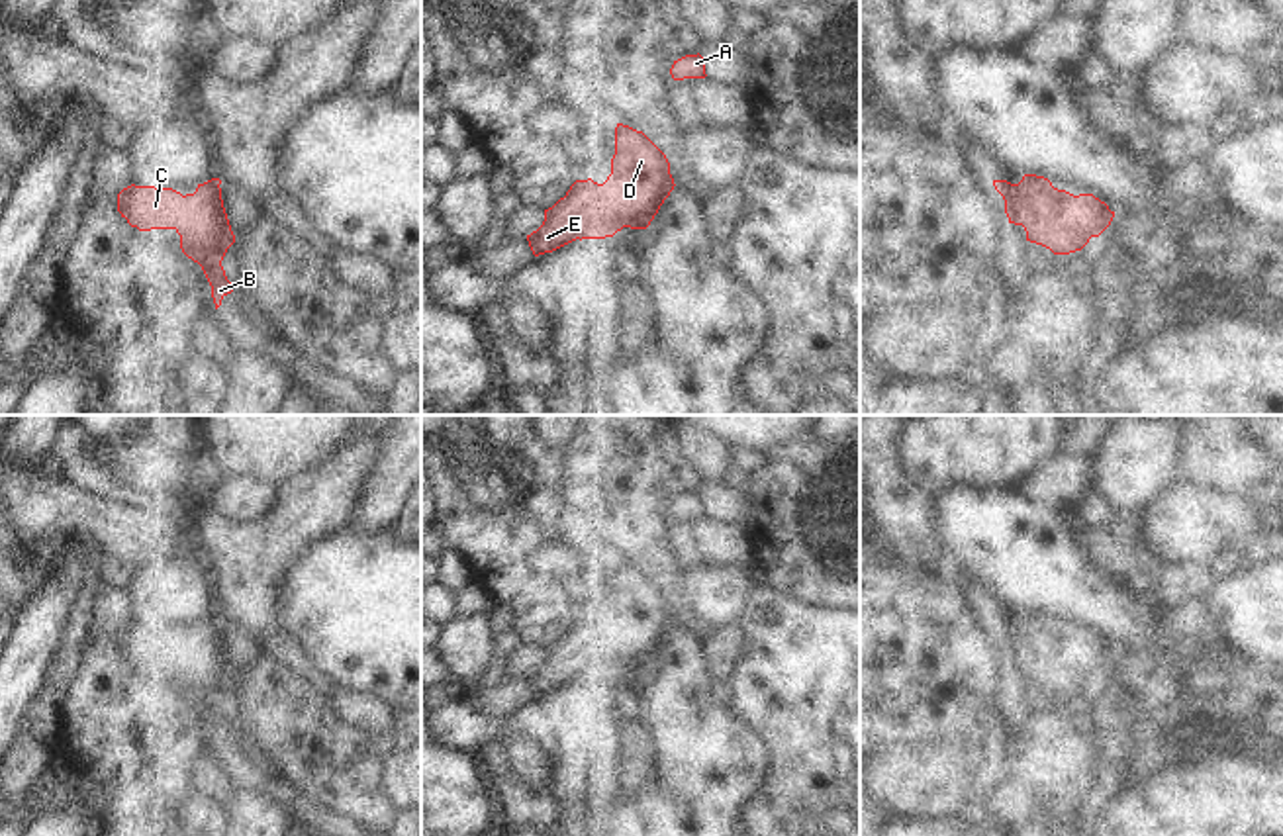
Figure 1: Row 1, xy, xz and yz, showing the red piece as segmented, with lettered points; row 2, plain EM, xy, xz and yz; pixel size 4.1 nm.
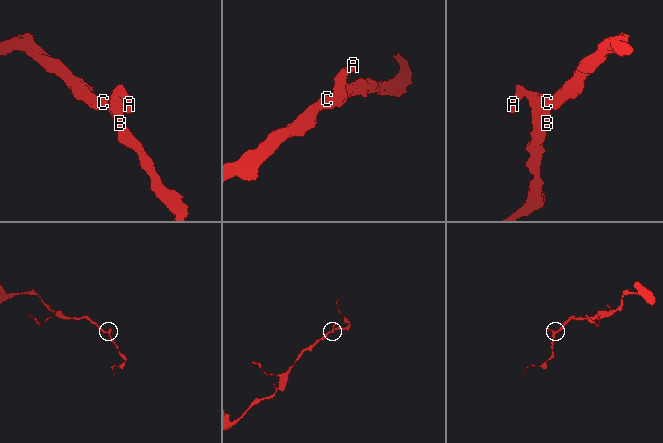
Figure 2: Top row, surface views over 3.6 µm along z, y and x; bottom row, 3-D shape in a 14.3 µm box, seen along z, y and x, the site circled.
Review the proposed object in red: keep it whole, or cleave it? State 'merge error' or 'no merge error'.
no merge error

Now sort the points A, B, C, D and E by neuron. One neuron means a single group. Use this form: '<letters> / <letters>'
A B C D E

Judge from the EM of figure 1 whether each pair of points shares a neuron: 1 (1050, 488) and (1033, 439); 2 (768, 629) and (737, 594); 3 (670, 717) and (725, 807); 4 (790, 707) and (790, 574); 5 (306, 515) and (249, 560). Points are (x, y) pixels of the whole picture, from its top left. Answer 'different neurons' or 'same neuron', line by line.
1: different neurons
2: different neurons
3: same neuron
4: different neurons
5: same neuron

